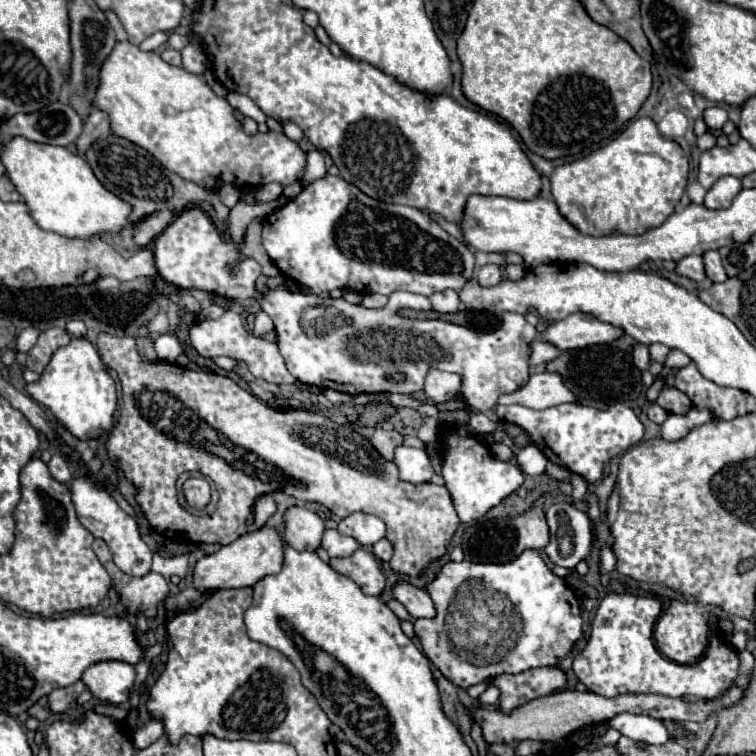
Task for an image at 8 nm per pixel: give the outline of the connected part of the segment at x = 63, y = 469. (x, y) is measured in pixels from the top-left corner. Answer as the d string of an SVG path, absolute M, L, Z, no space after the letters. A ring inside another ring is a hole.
M54 454L54 456L52 456L52 460L48 462L48 470L50 470L50 476L52 476L56 482L66 484L66 482L70 482L70 478L72 478L68 460L66 460L66 456L62 456L62 454Z

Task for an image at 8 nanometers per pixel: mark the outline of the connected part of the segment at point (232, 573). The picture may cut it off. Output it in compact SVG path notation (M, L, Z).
M262 526L256 532L244 534L218 552L198 560L194 568L194 586L198 590L222 590L222 588L244 588L254 586L266 574L276 574L284 560L284 540L276 528Z

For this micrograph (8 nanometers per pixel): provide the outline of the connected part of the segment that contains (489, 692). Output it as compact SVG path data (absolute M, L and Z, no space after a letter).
M488 686L480 696L478 696L478 702L482 706L496 706L498 704L498 690L494 690L494 686Z

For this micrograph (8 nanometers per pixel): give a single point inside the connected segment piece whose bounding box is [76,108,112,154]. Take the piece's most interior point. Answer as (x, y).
(97, 126)

